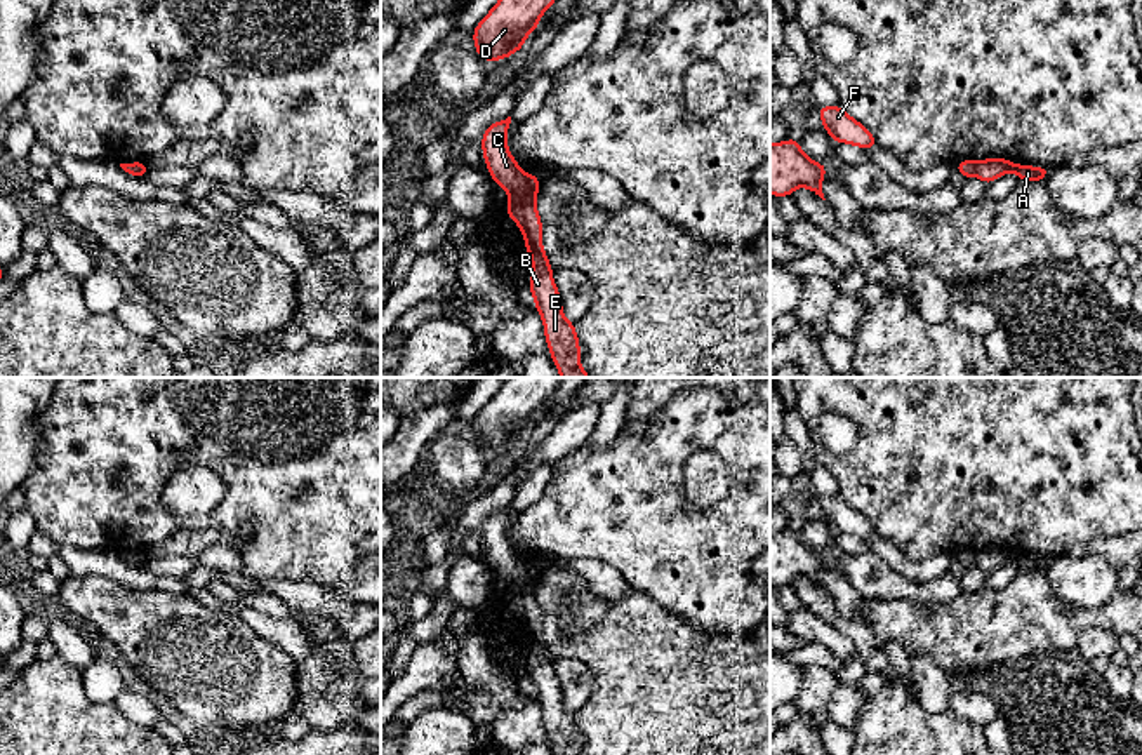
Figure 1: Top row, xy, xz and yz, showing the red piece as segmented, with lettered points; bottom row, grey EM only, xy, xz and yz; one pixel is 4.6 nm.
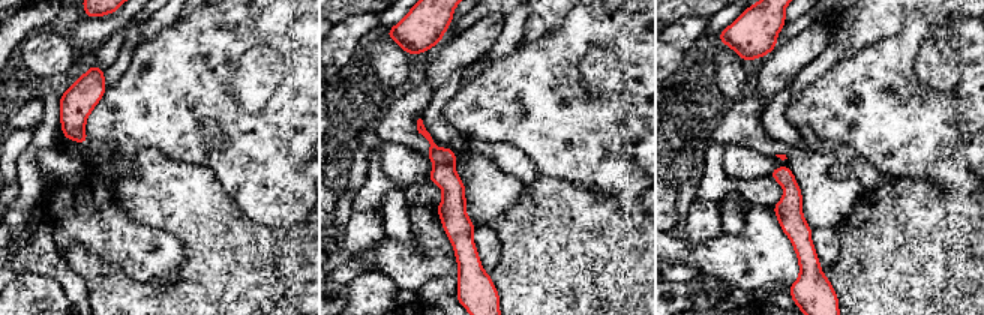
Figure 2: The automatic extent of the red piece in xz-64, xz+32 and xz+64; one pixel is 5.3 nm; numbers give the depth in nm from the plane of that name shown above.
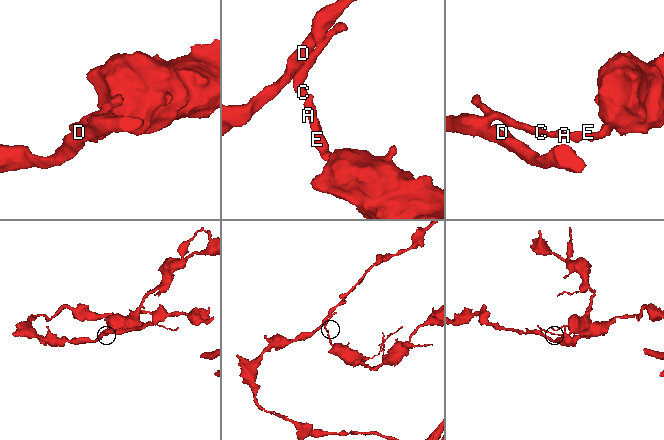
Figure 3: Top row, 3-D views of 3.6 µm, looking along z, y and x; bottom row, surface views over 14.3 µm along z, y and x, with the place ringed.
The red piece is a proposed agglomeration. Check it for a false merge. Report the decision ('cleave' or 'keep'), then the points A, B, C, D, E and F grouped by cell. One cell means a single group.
cleave | A B E / C D F

